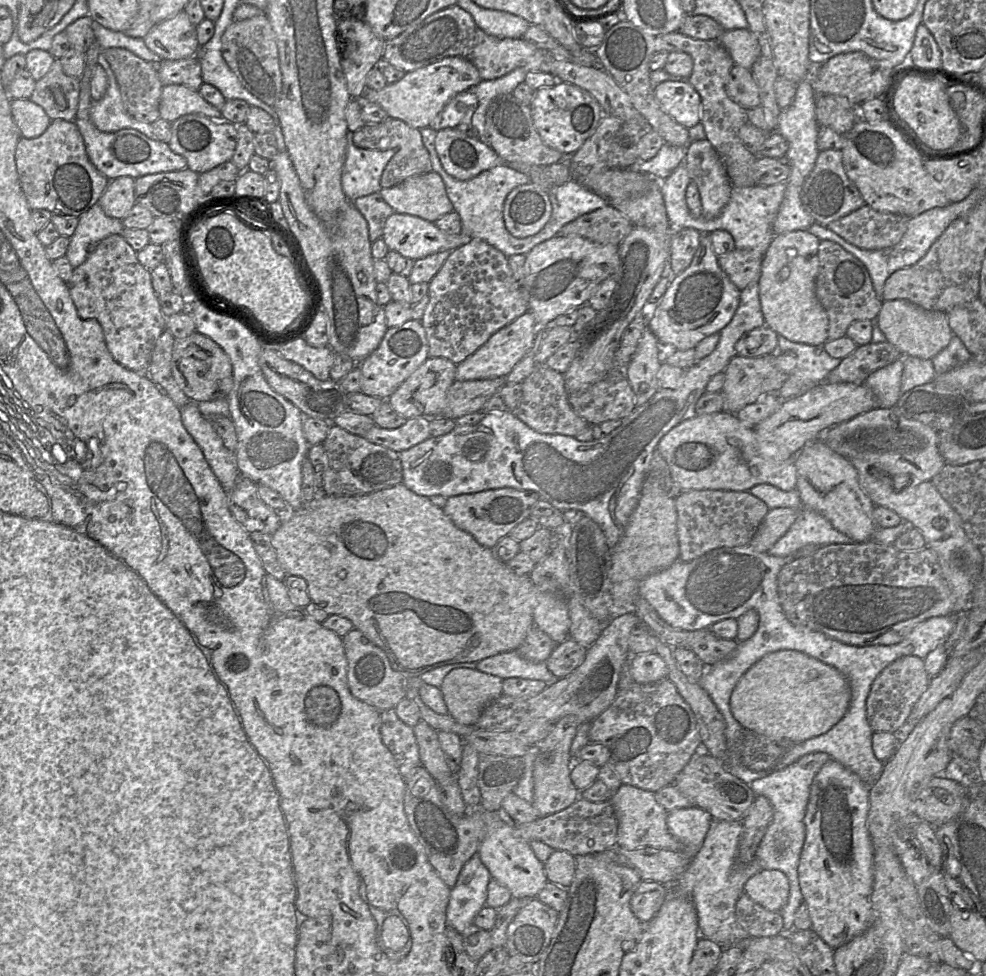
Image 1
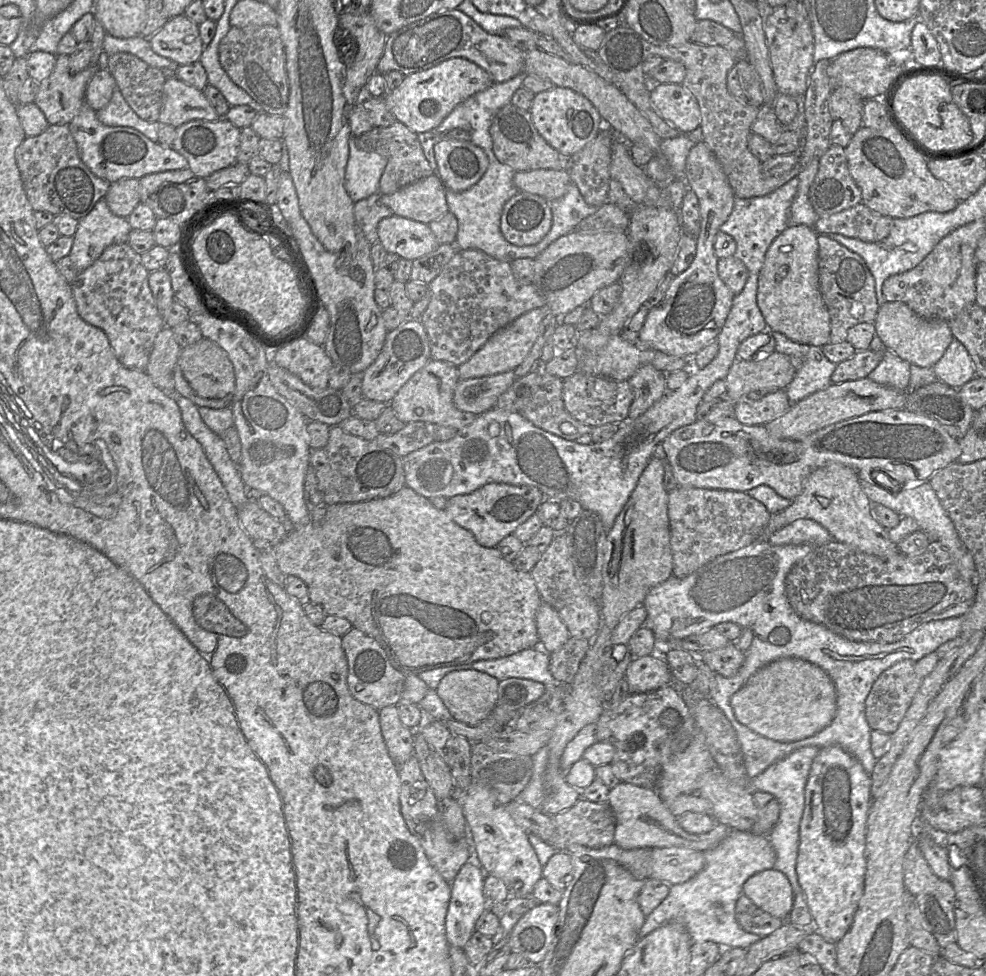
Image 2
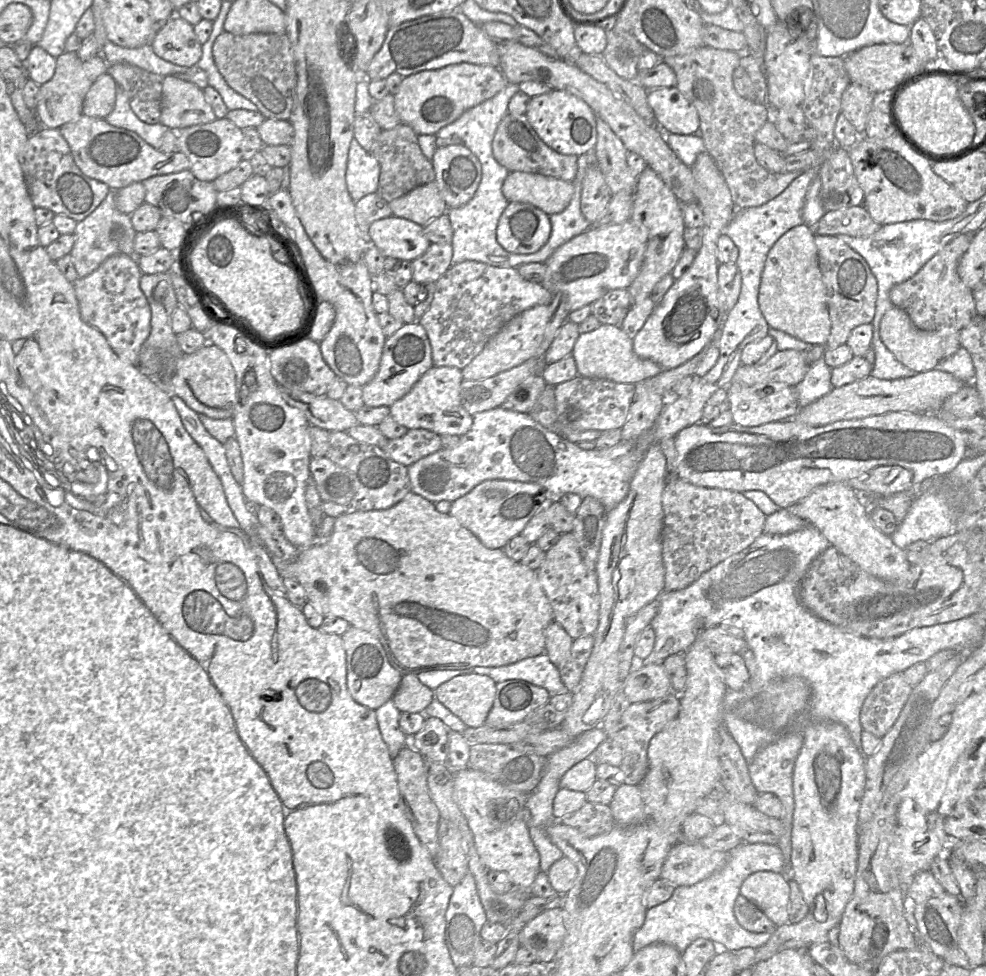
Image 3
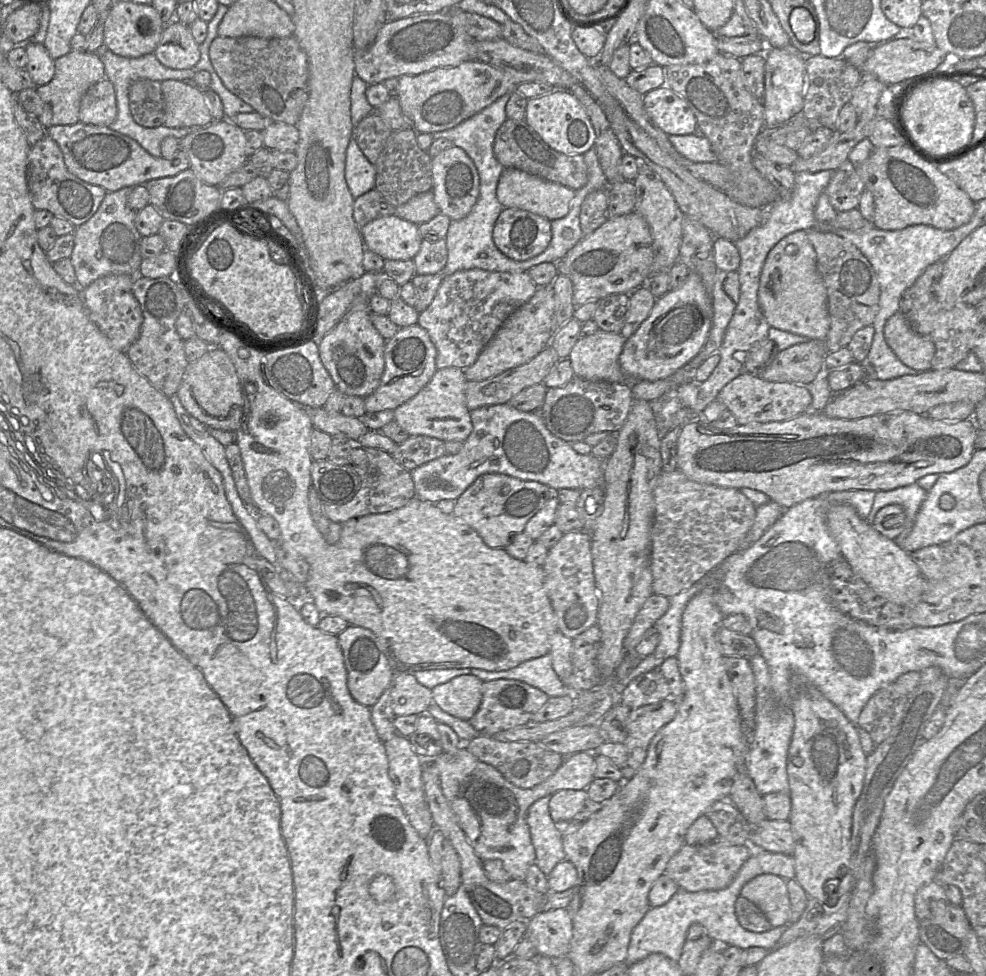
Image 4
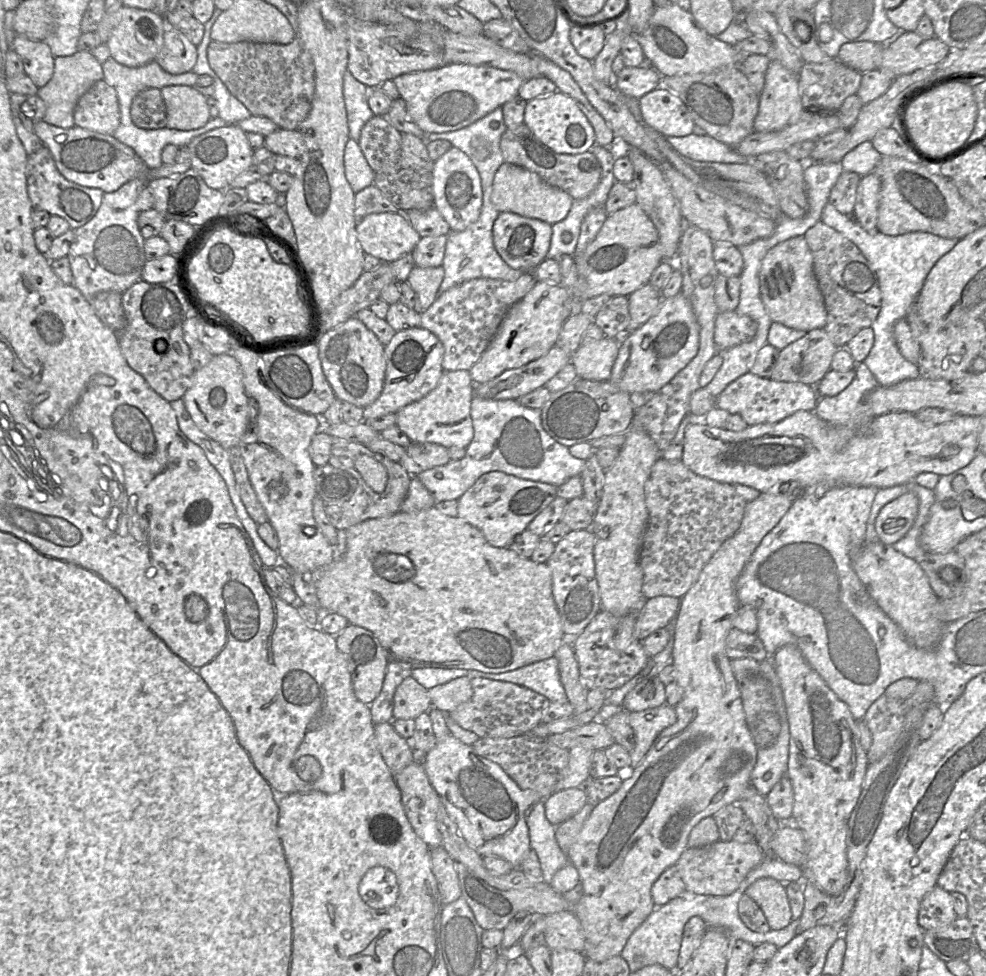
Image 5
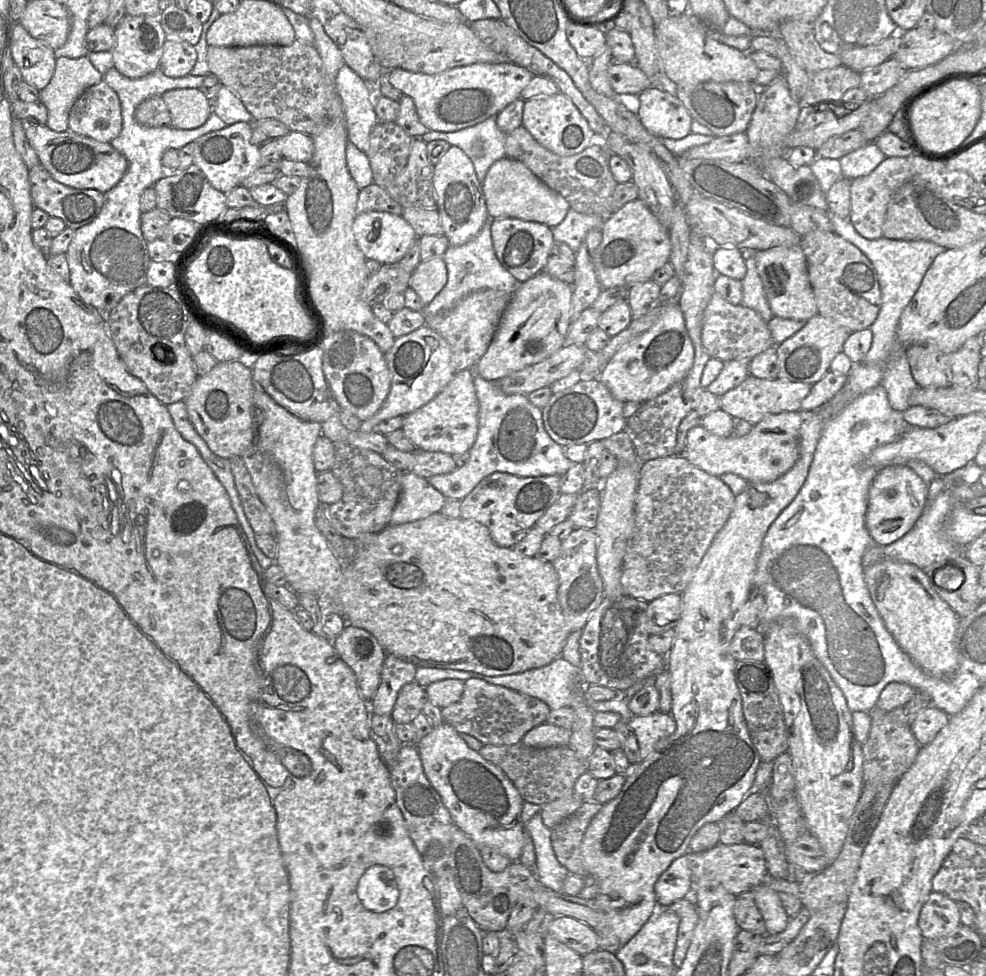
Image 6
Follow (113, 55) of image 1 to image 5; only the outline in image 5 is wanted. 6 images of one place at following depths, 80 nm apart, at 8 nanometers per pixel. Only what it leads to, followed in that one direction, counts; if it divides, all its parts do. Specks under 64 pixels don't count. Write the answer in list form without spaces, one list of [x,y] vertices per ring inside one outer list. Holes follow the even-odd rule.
[[[147,88],[133,99],[130,109],[132,122],[140,129],[159,129],[167,125],[167,114],[161,89]]]

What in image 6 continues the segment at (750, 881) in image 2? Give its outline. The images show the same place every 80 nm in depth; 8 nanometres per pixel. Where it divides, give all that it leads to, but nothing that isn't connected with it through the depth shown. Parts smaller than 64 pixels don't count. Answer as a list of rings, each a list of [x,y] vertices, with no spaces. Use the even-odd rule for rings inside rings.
[[[765,883],[757,885],[751,892],[764,918],[766,935],[773,936],[783,932],[790,918],[782,905],[778,892]]]

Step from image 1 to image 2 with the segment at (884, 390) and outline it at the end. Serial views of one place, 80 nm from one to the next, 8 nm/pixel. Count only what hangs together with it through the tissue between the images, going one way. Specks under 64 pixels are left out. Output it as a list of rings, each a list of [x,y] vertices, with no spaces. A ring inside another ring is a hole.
[[[884,349],[883,358],[868,375],[872,381],[897,390],[909,390],[910,364]]]

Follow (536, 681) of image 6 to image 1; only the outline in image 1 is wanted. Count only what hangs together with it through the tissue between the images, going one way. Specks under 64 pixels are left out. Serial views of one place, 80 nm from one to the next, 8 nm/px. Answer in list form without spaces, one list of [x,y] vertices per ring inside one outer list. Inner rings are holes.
[[[517,651],[502,652],[485,658],[475,667],[476,670],[495,675],[501,679],[518,677],[523,679],[542,680],[547,686],[558,678],[548,669],[546,662],[532,662],[521,657]]]

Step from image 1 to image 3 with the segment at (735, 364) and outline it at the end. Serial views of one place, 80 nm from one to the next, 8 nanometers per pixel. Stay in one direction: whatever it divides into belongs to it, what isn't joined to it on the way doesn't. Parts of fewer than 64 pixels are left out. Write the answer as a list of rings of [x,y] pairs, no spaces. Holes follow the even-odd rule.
[[[777,351],[761,364],[740,365],[733,381],[747,386],[756,384],[786,384],[794,387],[803,380],[809,364],[805,359],[805,351]]]

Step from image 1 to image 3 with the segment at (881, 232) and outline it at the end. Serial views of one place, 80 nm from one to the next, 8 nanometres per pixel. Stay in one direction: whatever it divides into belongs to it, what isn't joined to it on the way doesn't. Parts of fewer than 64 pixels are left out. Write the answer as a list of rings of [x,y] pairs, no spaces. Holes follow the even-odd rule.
[[[863,205],[829,211],[810,229],[814,235],[836,236],[845,234],[857,238],[873,235],[881,228]]]

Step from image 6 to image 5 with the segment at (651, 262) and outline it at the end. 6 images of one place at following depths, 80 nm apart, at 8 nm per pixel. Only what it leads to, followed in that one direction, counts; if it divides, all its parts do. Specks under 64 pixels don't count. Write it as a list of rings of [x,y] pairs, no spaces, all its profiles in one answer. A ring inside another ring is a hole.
[[[633,203],[609,214],[595,239],[584,253],[575,257],[578,275],[586,282],[586,299],[600,294],[629,296],[636,289],[649,282],[653,271],[664,261],[658,231],[645,211]]]

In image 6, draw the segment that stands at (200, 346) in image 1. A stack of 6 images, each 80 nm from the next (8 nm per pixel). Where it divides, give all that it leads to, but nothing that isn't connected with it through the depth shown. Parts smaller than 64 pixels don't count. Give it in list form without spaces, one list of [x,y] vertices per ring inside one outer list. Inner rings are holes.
[[[238,361],[218,362],[206,375],[195,381],[192,390],[183,400],[189,420],[209,449],[219,457],[230,459],[242,454],[253,440],[252,370]]]

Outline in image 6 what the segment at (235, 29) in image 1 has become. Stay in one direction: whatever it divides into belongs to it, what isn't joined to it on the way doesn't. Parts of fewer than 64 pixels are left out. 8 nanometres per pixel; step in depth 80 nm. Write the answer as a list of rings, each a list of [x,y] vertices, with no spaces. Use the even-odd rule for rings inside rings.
[[[297,39],[287,46],[219,47],[208,45],[207,64],[210,74],[216,76],[222,86],[231,89],[239,97],[253,121],[276,119],[286,125],[290,131],[312,136],[323,127],[330,115],[342,115],[343,107],[340,97],[335,85],[329,82],[314,45],[300,42]]]

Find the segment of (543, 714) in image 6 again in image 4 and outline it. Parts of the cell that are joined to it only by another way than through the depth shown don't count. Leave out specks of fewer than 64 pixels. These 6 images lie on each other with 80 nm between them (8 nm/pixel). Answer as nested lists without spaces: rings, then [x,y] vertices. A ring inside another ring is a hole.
[[[515,679],[483,681],[482,699],[477,712],[468,722],[480,735],[493,736],[501,731],[523,725],[548,701],[549,696],[540,689]]]

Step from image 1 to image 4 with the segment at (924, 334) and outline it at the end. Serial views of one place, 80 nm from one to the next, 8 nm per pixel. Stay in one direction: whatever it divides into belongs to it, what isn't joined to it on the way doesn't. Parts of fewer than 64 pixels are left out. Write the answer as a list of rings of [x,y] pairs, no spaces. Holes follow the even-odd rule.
[[[901,311],[885,323],[884,338],[888,346],[906,366],[924,372],[931,369],[935,345],[914,331]]]

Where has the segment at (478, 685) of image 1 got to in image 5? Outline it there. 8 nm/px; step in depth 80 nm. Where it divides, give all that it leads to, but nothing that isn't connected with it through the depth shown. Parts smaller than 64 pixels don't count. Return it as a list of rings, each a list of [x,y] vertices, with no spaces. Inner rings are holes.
[[[459,677],[427,690],[433,708],[443,713],[454,711],[459,705],[467,702],[472,694],[471,679]]]

